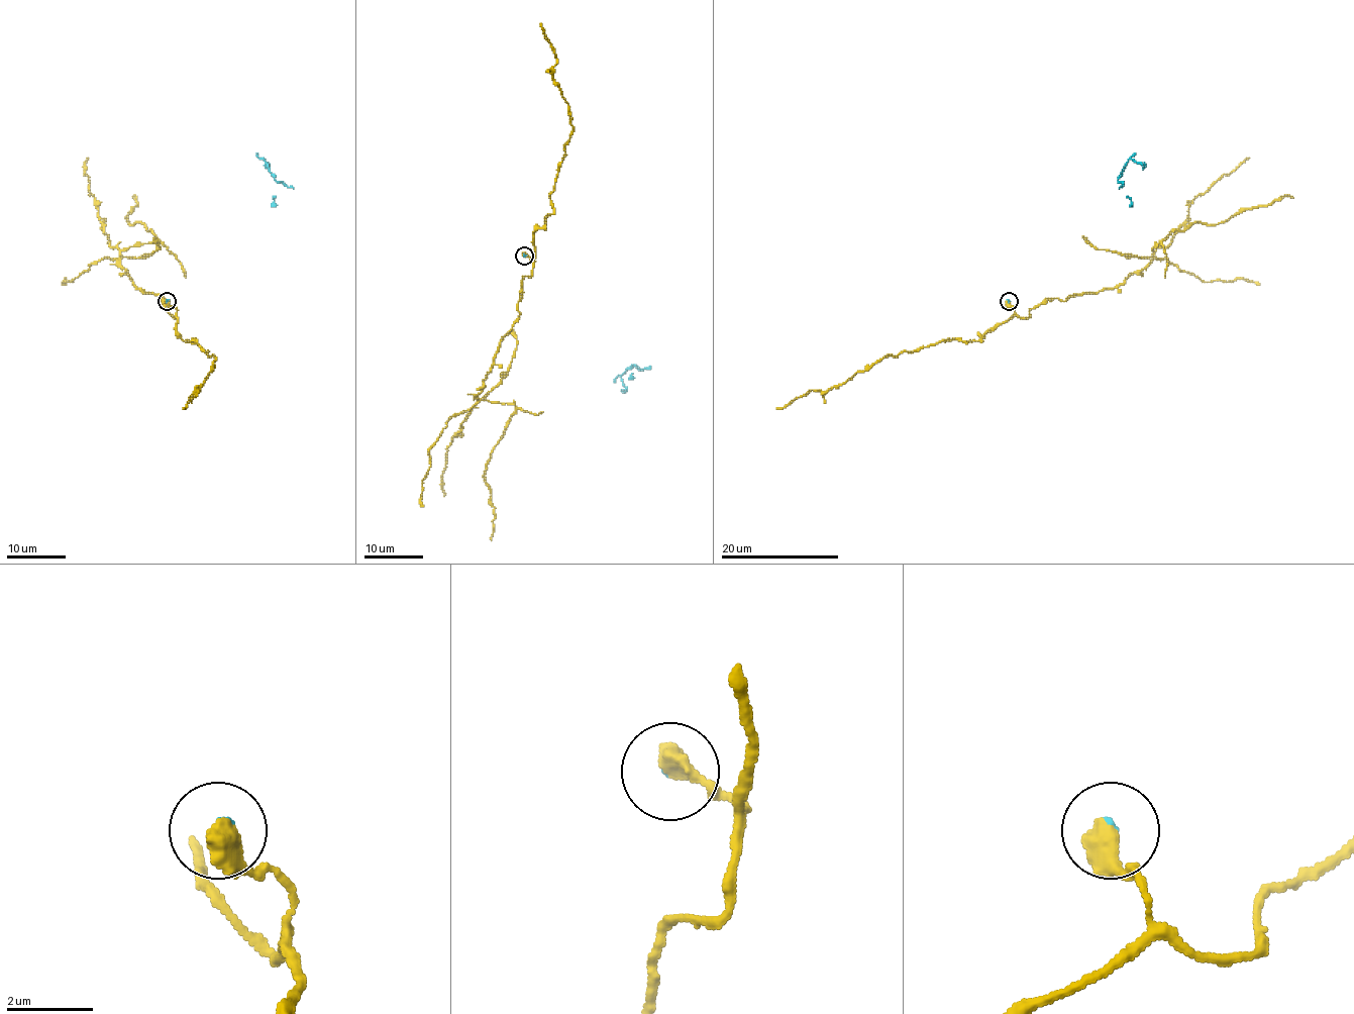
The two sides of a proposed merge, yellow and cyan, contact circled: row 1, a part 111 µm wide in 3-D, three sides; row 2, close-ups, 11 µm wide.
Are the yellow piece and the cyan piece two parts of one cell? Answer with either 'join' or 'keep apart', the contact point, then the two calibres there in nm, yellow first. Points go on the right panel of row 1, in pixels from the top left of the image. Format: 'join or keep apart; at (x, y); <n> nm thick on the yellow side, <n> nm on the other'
keep apart; at (1009, 301); 600 nm thick on the yellow side, 90 nm on the other

